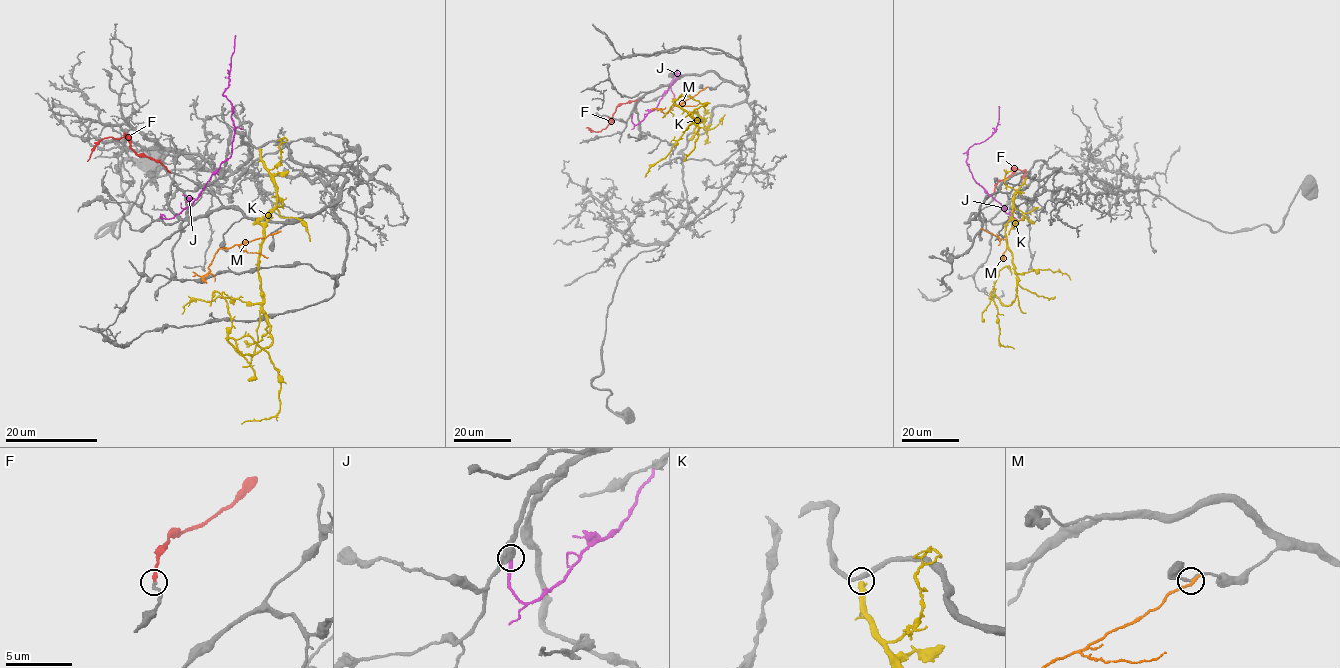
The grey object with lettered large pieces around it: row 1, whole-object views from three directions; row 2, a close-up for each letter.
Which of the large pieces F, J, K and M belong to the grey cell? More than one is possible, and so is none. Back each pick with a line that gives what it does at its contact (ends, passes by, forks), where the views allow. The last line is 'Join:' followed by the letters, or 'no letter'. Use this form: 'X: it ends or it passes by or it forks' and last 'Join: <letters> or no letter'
F: it ends
Join: F

